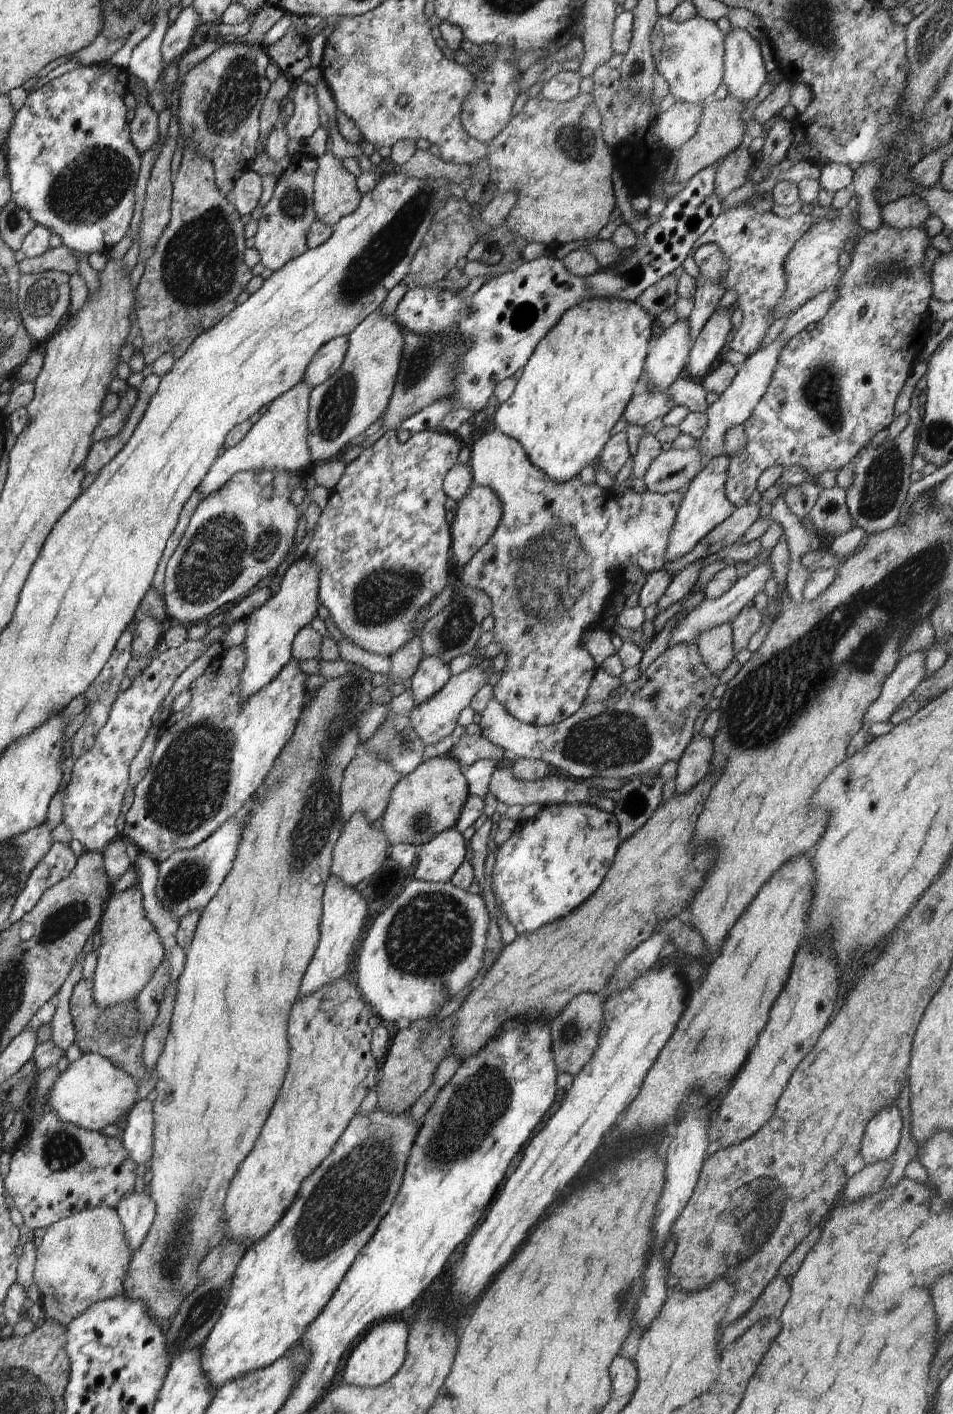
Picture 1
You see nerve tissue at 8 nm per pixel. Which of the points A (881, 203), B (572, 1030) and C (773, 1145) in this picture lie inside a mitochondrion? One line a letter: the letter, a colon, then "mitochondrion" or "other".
A: other
B: mitochondrion
C: other

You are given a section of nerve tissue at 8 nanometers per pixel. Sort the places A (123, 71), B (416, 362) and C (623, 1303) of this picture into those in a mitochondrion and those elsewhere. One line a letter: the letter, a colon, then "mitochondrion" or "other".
A: other
B: mitochondrion
C: mitochondrion

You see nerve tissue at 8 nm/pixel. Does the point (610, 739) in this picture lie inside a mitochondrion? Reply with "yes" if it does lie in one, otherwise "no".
yes

